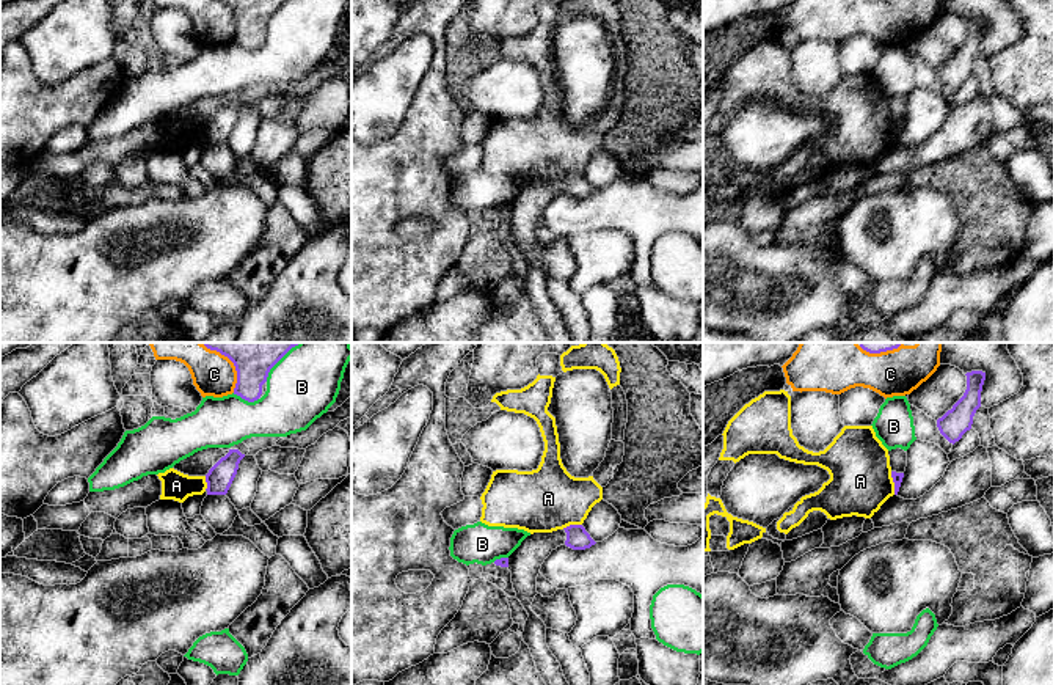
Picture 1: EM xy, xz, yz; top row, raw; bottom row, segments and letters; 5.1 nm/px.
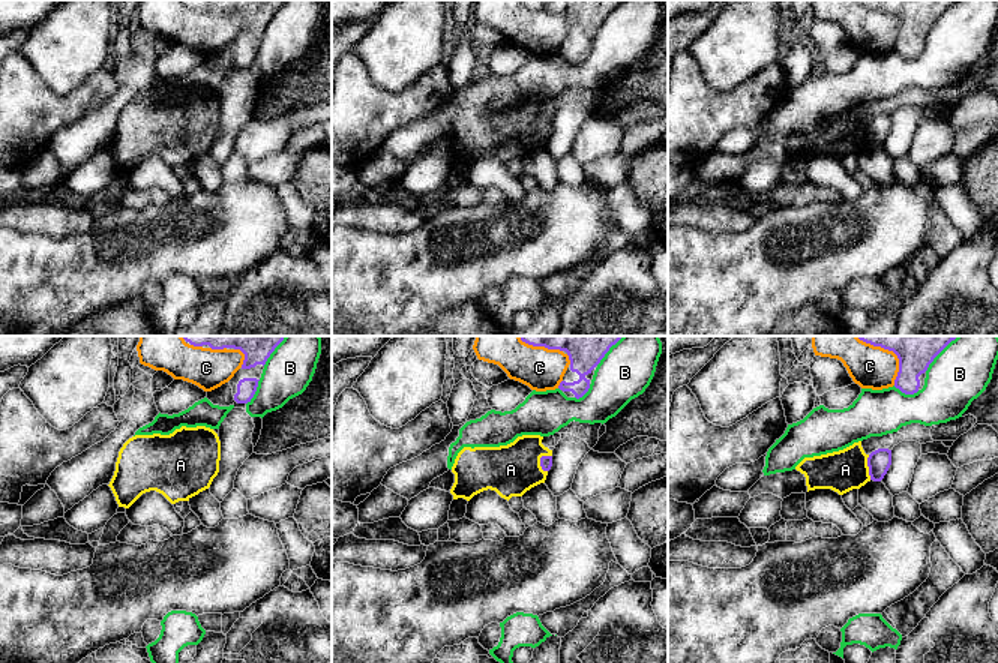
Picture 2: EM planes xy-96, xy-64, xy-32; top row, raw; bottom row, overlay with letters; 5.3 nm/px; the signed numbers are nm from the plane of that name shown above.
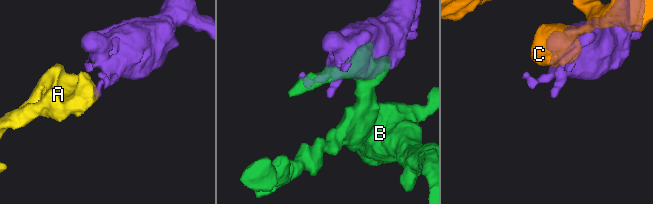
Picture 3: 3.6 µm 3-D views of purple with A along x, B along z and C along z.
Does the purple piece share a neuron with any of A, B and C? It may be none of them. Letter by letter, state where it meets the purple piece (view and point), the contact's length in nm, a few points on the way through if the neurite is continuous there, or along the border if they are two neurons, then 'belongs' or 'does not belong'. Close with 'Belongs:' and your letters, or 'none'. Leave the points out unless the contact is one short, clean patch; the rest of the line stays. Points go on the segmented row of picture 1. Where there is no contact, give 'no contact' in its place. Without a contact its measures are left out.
A: contact yz (893, 481); length 120 nm; border yz (890, 472), (895, 494); does not belong
B: contact xy (245, 399); length 140 nm; does not belong
C: contact xy (231, 360); length 320 nm; does not belong
Belongs: none

